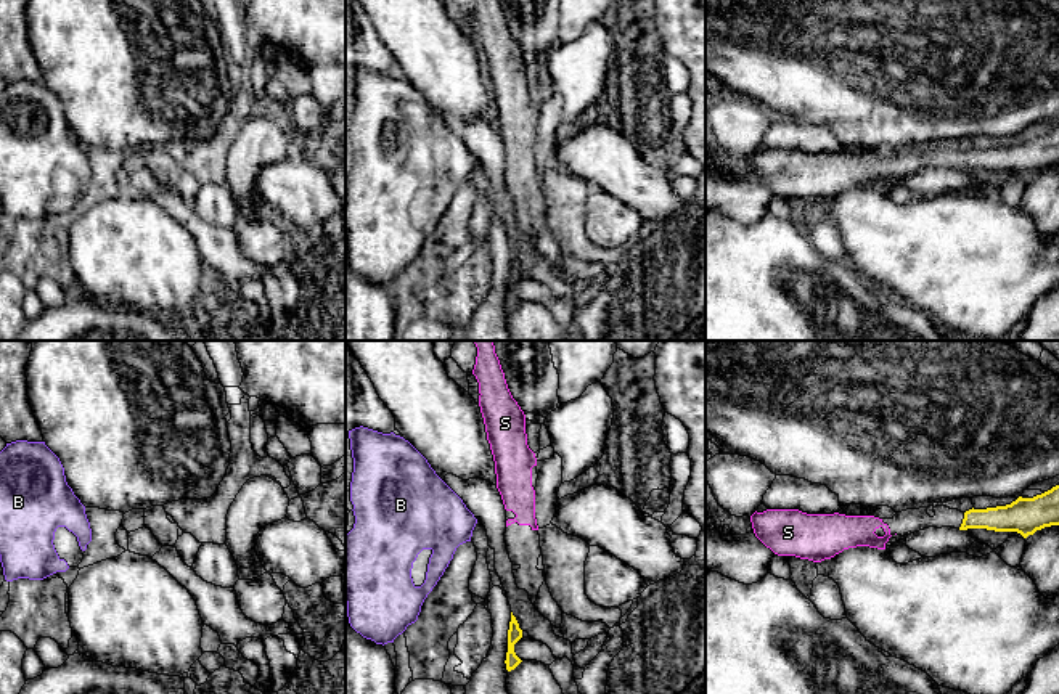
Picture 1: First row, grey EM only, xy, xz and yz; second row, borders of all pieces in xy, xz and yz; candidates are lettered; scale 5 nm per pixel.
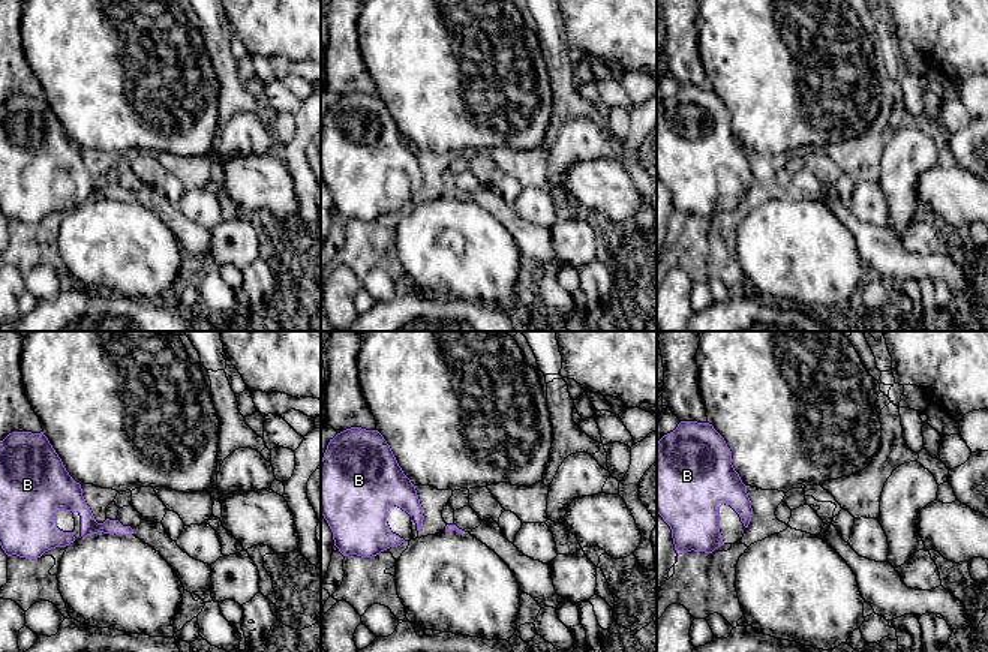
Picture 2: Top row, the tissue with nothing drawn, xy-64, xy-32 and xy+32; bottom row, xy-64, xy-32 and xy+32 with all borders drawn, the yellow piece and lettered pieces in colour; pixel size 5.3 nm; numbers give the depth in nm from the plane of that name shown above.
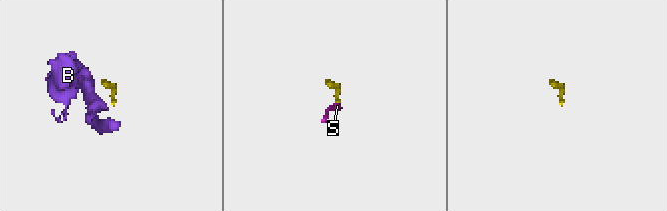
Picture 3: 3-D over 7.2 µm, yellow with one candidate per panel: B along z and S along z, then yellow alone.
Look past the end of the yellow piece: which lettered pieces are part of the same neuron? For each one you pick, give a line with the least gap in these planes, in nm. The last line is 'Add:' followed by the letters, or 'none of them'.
S: gap 320 nm
Add: S

